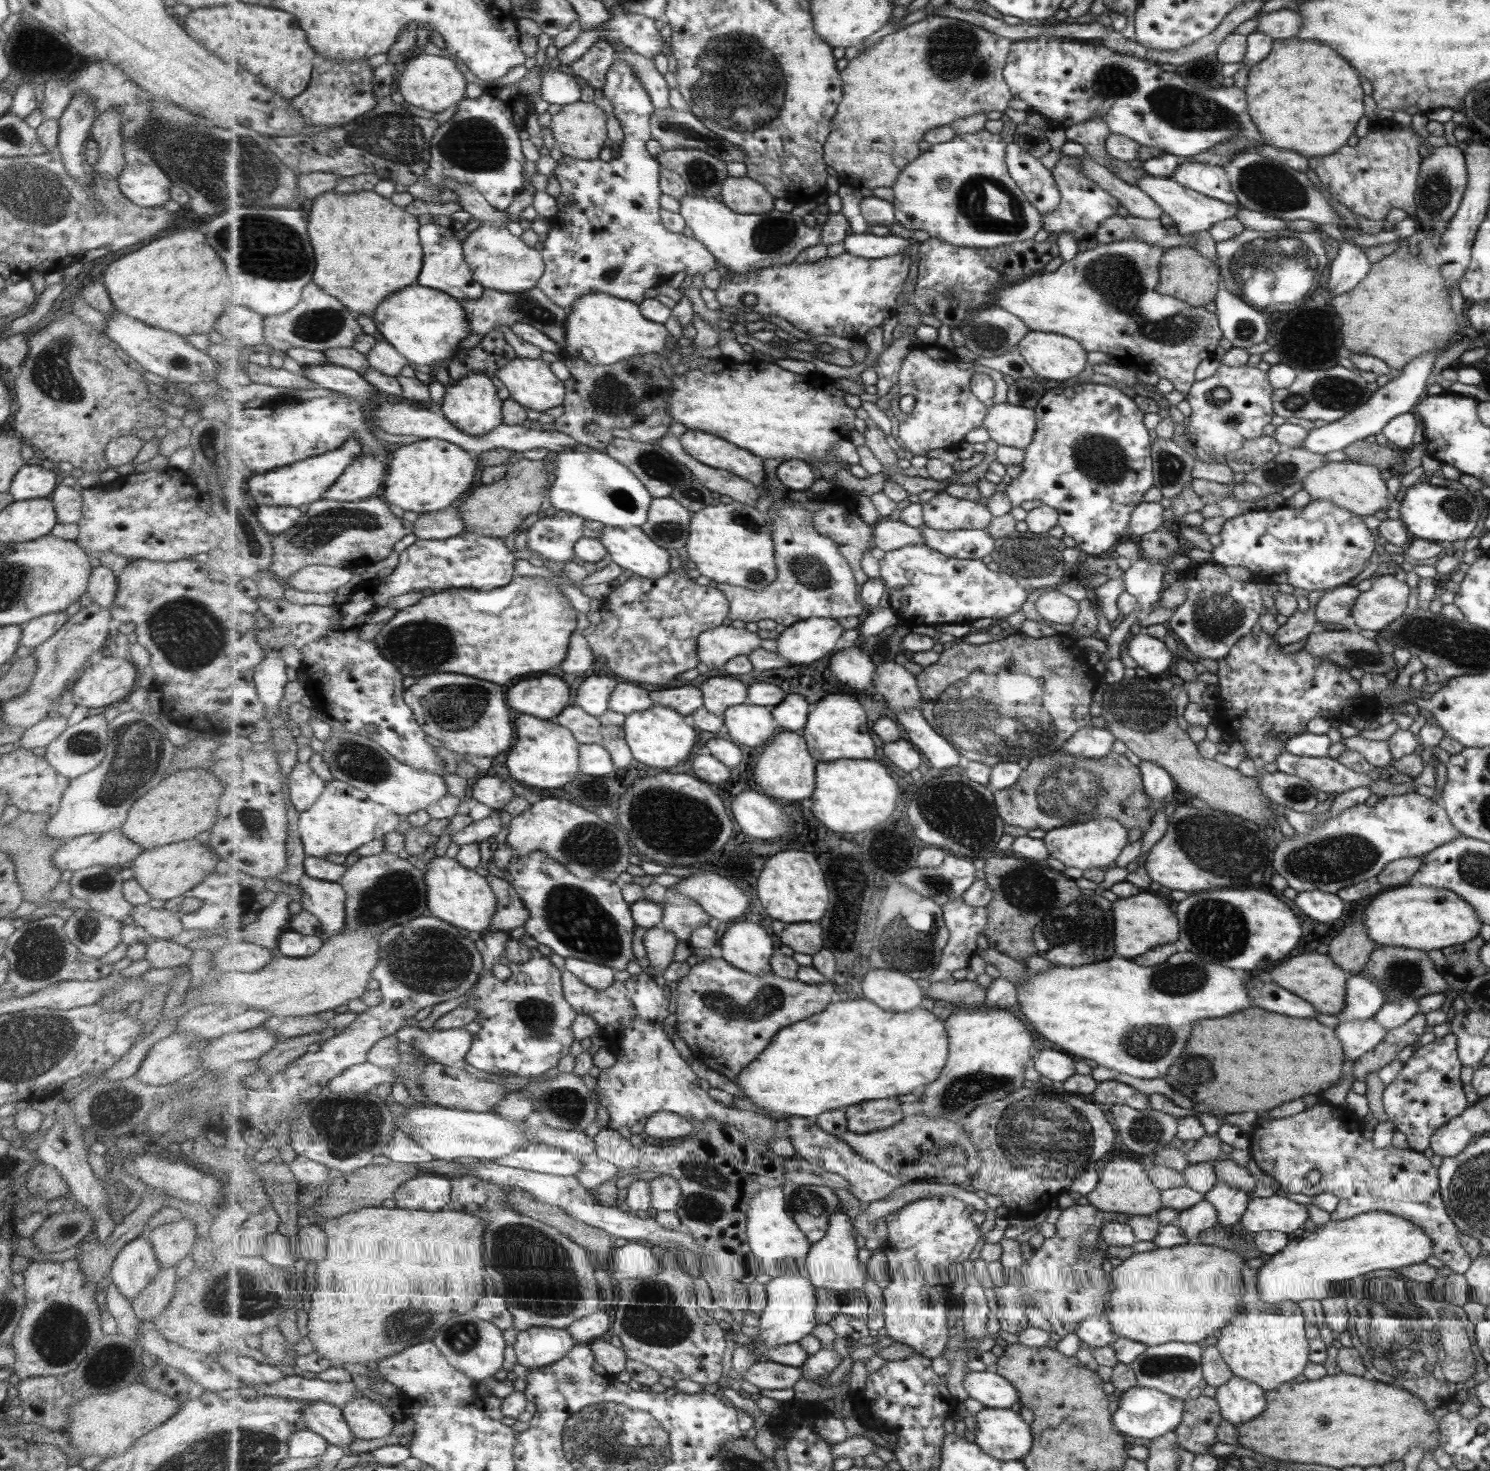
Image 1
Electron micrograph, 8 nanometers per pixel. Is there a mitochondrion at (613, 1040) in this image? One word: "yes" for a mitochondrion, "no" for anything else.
no

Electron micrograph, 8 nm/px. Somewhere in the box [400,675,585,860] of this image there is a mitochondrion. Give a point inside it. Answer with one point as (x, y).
(460, 711)

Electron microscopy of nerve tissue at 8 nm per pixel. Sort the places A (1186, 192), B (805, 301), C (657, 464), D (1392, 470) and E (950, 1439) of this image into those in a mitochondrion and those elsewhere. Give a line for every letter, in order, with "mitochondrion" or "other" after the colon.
A: other
B: other
C: mitochondrion
D: other
E: other

